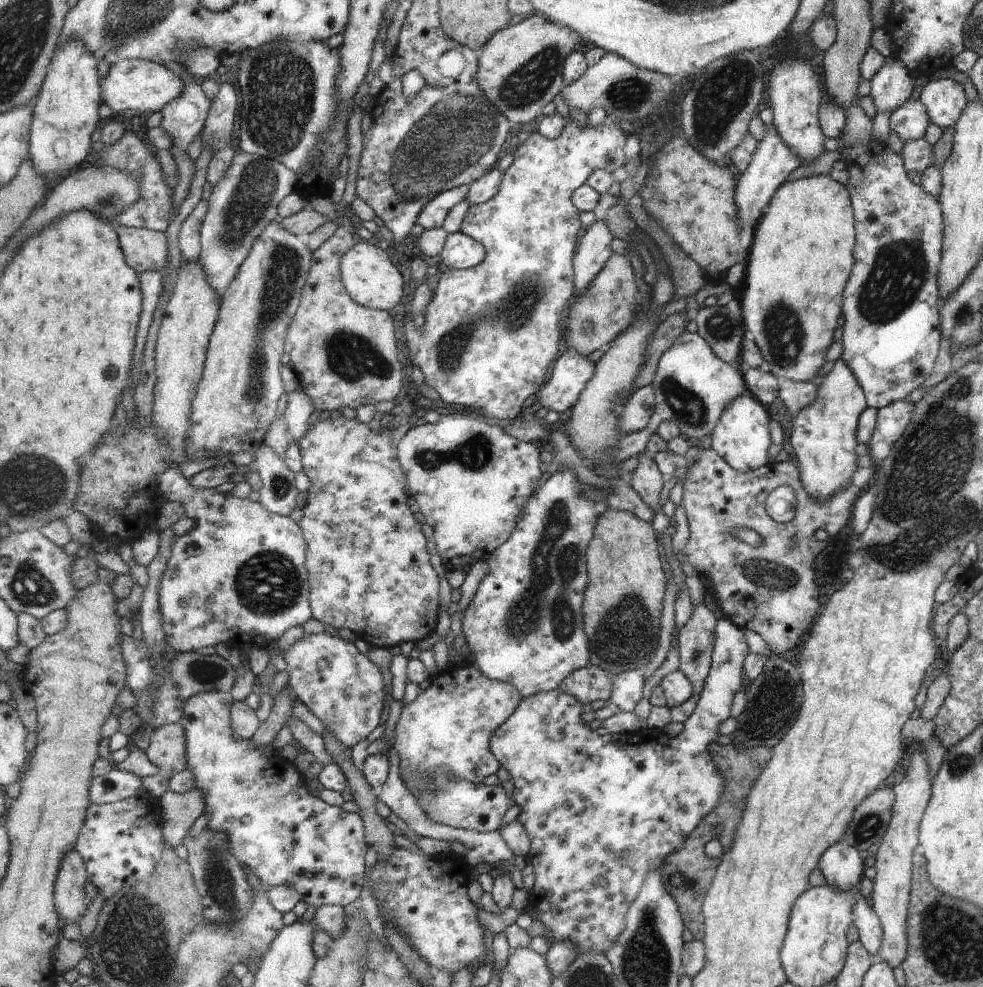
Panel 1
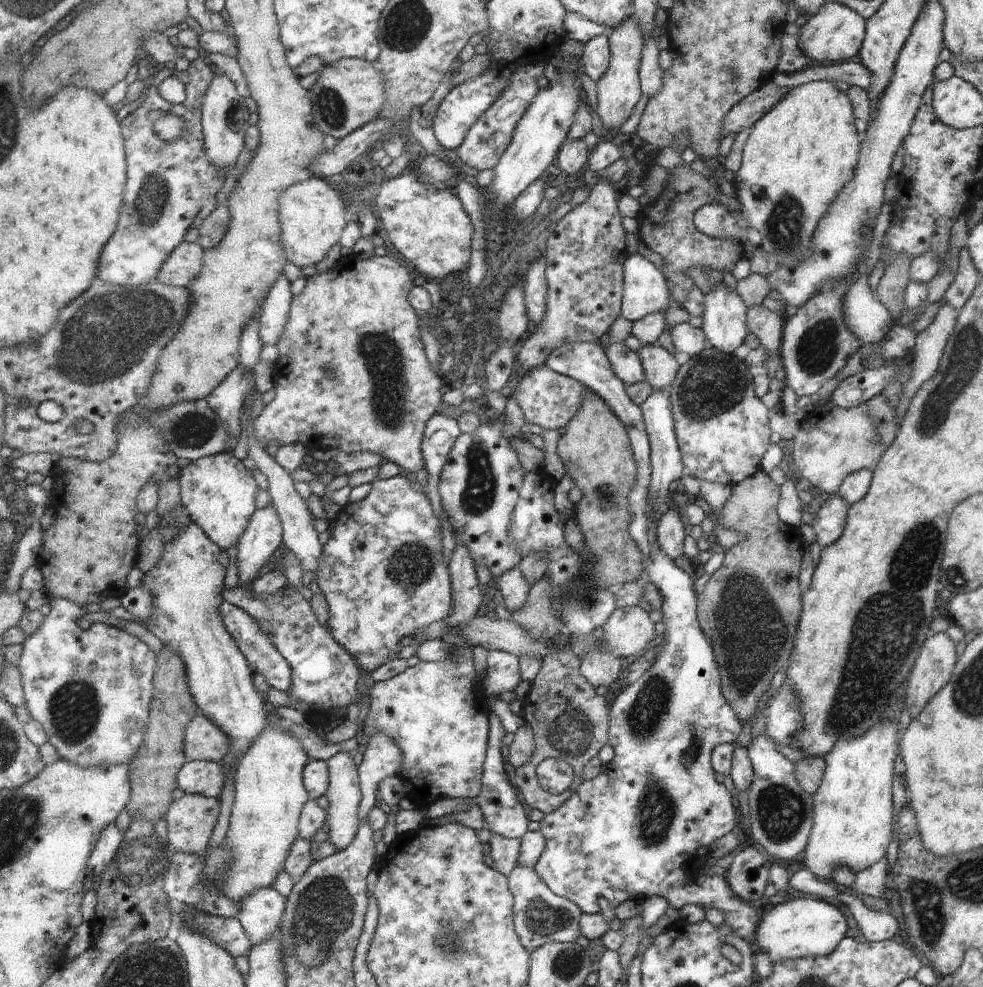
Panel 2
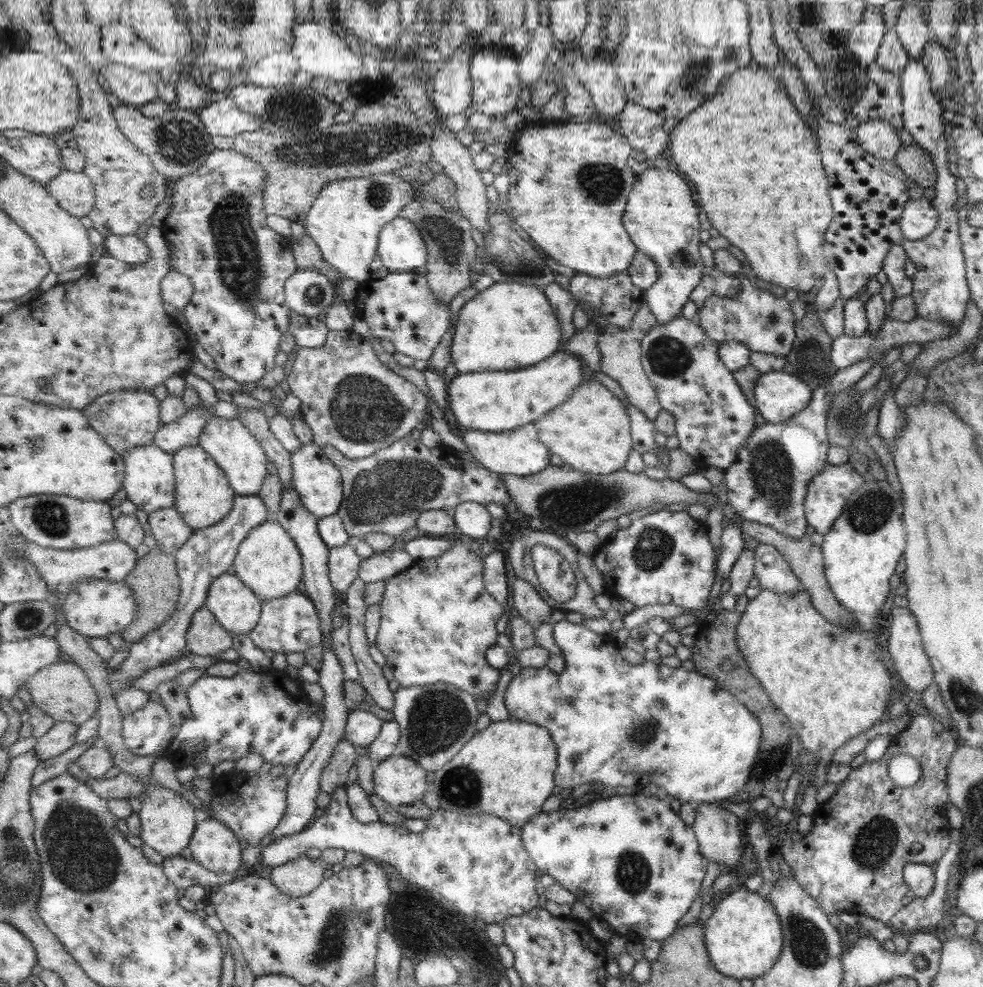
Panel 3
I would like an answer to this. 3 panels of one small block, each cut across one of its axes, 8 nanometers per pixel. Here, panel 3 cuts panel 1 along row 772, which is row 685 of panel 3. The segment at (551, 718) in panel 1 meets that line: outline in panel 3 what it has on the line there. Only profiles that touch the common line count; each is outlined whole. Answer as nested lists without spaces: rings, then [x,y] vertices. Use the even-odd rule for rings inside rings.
[[[562,620],[553,623],[553,636],[556,645],[562,650],[564,667],[561,670],[551,670],[544,668],[521,668],[518,675],[511,679],[504,694],[505,706],[509,712],[509,717],[515,717],[522,721],[529,721],[536,725],[546,727],[550,730],[556,745],[558,746],[558,769],[556,770],[556,785],[562,788],[571,788],[581,786],[581,784],[602,784],[605,789],[613,790],[617,786],[632,788],[635,794],[639,793],[642,788],[647,788],[649,784],[655,784],[664,788],[669,797],[674,797],[680,803],[716,803],[722,799],[728,799],[731,795],[739,792],[744,788],[749,778],[749,770],[754,764],[757,753],[761,744],[761,724],[734,697],[730,692],[719,686],[718,683],[702,675],[700,672],[683,670],[683,668],[673,668],[665,664],[655,664],[655,662],[645,662],[641,664],[629,663],[621,656],[620,635],[607,634],[601,635],[581,623],[574,624],[569,620]]]

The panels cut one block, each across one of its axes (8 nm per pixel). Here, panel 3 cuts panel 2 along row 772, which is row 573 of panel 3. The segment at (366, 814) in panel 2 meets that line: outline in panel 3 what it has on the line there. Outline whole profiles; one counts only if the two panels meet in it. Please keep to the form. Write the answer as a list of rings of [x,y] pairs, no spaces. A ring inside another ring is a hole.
[[[391,550],[363,560],[359,578],[365,583],[385,582],[392,576],[409,570],[416,562],[405,550]]]

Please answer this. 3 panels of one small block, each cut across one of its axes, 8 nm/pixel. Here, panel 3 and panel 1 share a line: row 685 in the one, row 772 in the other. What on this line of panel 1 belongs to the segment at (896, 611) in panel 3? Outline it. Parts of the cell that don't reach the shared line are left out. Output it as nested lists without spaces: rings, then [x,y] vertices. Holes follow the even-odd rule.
[[[915,750],[909,758],[909,768],[903,772],[903,779],[892,787],[893,806],[887,830],[874,854],[875,875],[872,880],[872,892],[868,898],[871,910],[875,912],[881,924],[881,944],[877,948],[877,960],[889,964],[893,968],[899,967],[907,954],[907,940],[905,940],[905,924],[907,924],[907,905],[911,892],[911,855],[917,845],[917,828],[923,816],[925,806],[930,797],[930,778],[927,764],[923,758],[923,751]]]

